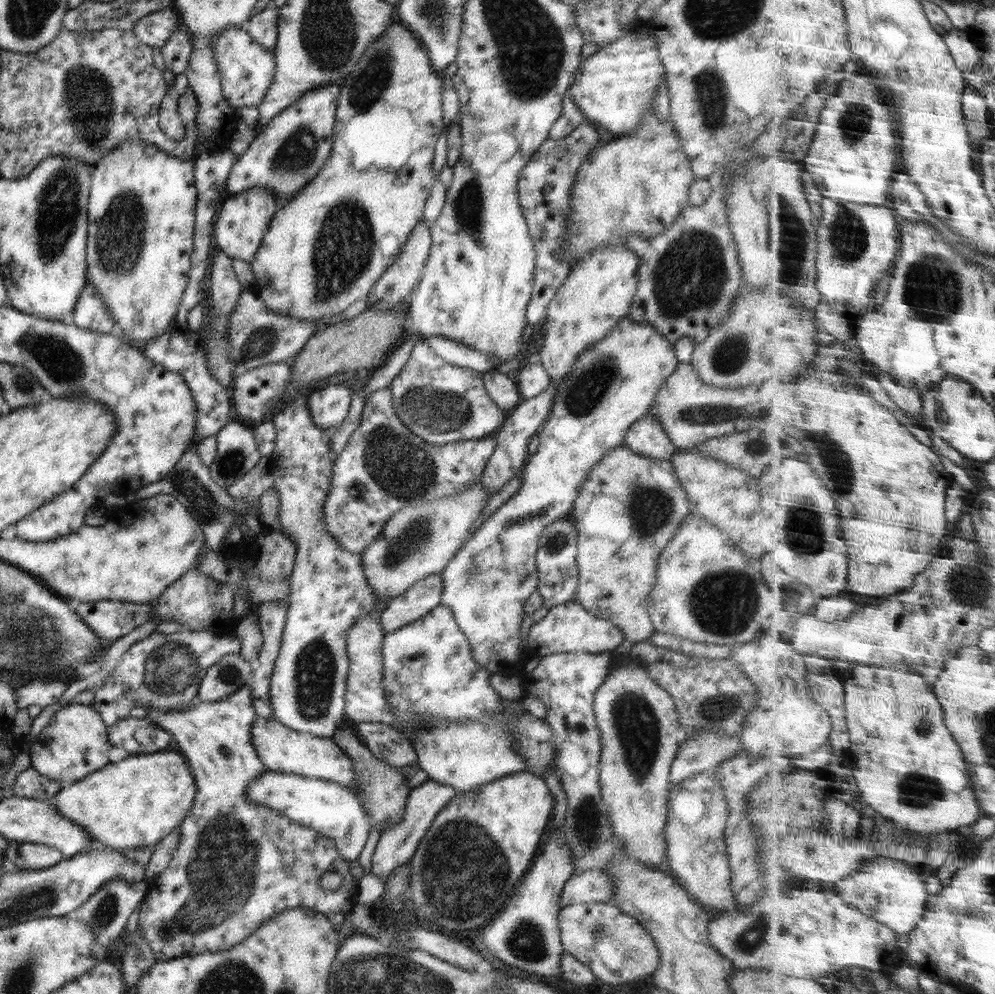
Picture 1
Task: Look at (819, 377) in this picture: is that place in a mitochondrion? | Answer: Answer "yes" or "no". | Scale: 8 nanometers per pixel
no

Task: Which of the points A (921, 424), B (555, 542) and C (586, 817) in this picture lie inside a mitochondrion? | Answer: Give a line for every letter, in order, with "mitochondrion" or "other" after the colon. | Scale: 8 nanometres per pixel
A: other
B: mitochondrion
C: mitochondrion

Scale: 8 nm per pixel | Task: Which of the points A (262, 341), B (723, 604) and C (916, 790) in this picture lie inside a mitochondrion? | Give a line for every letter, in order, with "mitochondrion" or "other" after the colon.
A: mitochondrion
B: mitochondrion
C: mitochondrion

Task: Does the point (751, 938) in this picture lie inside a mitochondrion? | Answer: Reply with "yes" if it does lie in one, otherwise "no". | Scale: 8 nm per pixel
yes

